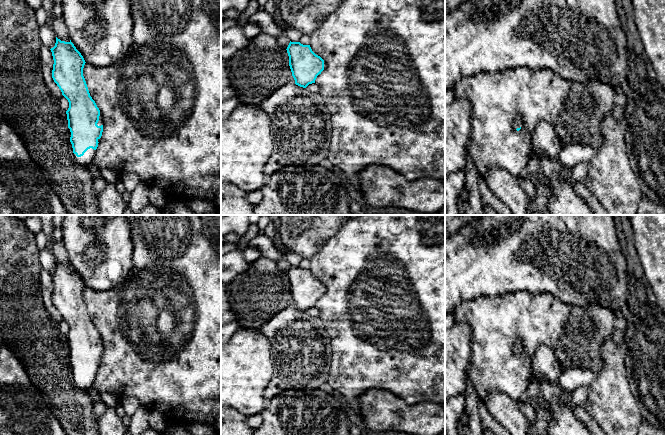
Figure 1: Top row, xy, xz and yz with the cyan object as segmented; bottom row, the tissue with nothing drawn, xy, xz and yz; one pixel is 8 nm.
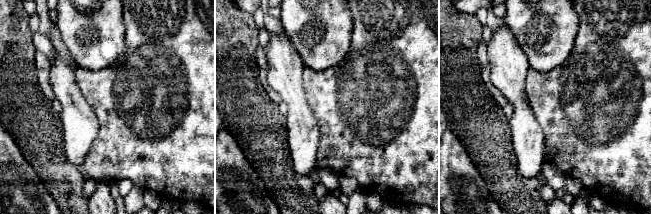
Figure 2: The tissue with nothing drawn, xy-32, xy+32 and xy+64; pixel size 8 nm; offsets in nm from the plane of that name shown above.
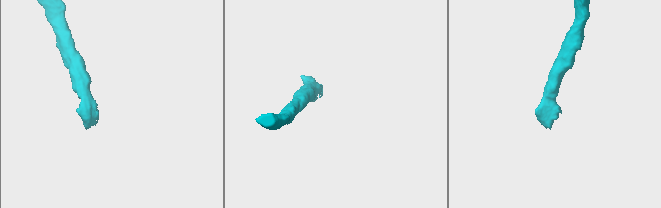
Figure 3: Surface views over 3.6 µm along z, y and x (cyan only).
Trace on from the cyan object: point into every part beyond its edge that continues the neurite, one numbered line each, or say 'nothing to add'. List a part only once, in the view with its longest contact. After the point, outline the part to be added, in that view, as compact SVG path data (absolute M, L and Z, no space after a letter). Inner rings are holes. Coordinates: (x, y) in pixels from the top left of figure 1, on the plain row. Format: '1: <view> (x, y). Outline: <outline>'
1: xy (85, 385). Outline: M90 372L81 381L77 381L76 378L73 378L74 386L81 389L82 391L90 393L94 379L95 374Z

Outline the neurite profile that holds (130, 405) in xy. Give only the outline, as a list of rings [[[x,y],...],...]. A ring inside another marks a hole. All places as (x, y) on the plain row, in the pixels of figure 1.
[[[124,397],[120,403],[125,411],[125,415],[131,417],[140,407],[140,402],[133,397]]]

